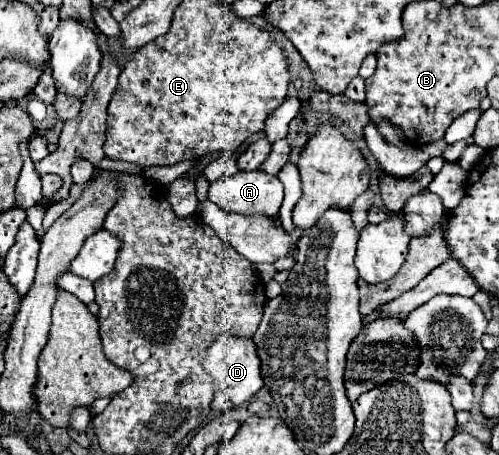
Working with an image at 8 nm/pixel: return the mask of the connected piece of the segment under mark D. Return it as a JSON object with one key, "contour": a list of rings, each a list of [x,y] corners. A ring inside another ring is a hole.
{"contour":[[[221,336],[209,348],[207,358],[203,362],[203,368],[213,376],[215,390],[221,390],[223,394],[227,394],[231,408],[237,408],[243,402],[249,402],[263,388],[259,358],[257,358],[253,340],[235,340],[235,336]]]}

